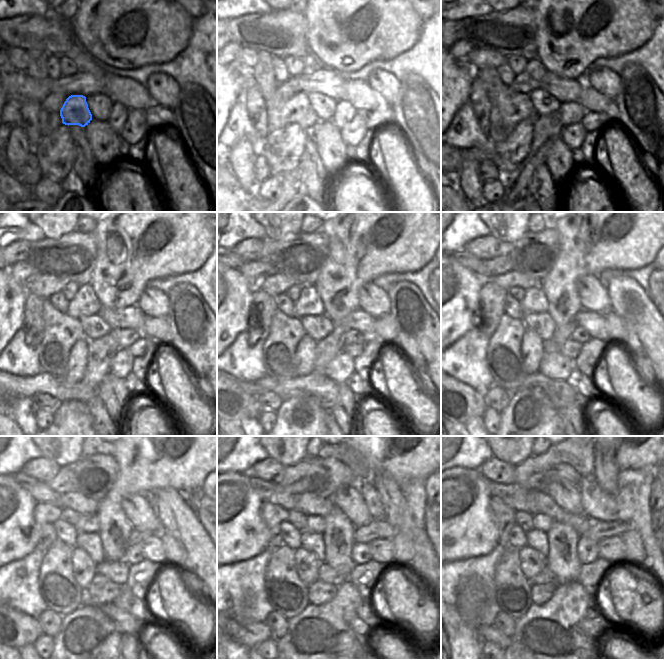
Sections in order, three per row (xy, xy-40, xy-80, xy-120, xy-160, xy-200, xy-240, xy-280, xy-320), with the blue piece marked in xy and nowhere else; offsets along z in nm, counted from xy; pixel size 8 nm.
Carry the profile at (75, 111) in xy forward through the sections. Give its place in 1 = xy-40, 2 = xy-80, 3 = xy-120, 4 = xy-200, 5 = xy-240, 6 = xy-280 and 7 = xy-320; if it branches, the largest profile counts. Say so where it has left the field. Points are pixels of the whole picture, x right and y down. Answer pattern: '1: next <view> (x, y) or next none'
1: next xy-40 (298, 110)
2: next xy-80 (511, 108)
3: next xy-120 (63, 332)
4: next xy-200 (503, 356)
5: next xy-240 (61, 593)
6: next xy-280 (287, 594)
7: next xy-320 (513, 597)

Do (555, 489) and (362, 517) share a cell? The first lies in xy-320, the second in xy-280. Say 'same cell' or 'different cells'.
same cell

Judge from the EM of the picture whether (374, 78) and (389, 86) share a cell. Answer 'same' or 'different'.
same

